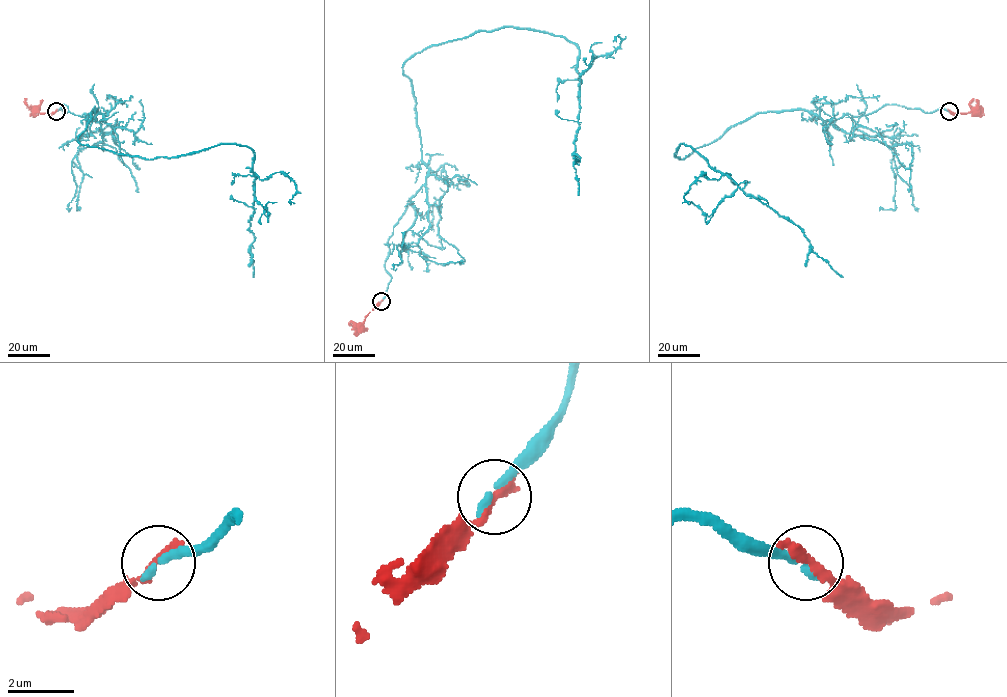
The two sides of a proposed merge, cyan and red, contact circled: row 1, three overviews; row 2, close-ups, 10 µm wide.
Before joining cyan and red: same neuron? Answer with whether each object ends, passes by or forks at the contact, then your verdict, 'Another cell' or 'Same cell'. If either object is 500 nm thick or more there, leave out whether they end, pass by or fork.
At the ring cyan ends. At the ring red ends. Another cell

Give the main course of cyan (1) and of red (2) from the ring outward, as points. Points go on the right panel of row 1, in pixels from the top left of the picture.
1: (949, 110), (758, 113), (682, 159), (678, 148), (797, 225), (843, 277)
2: (949, 110), (953, 114), (978, 112), (975, 110)

